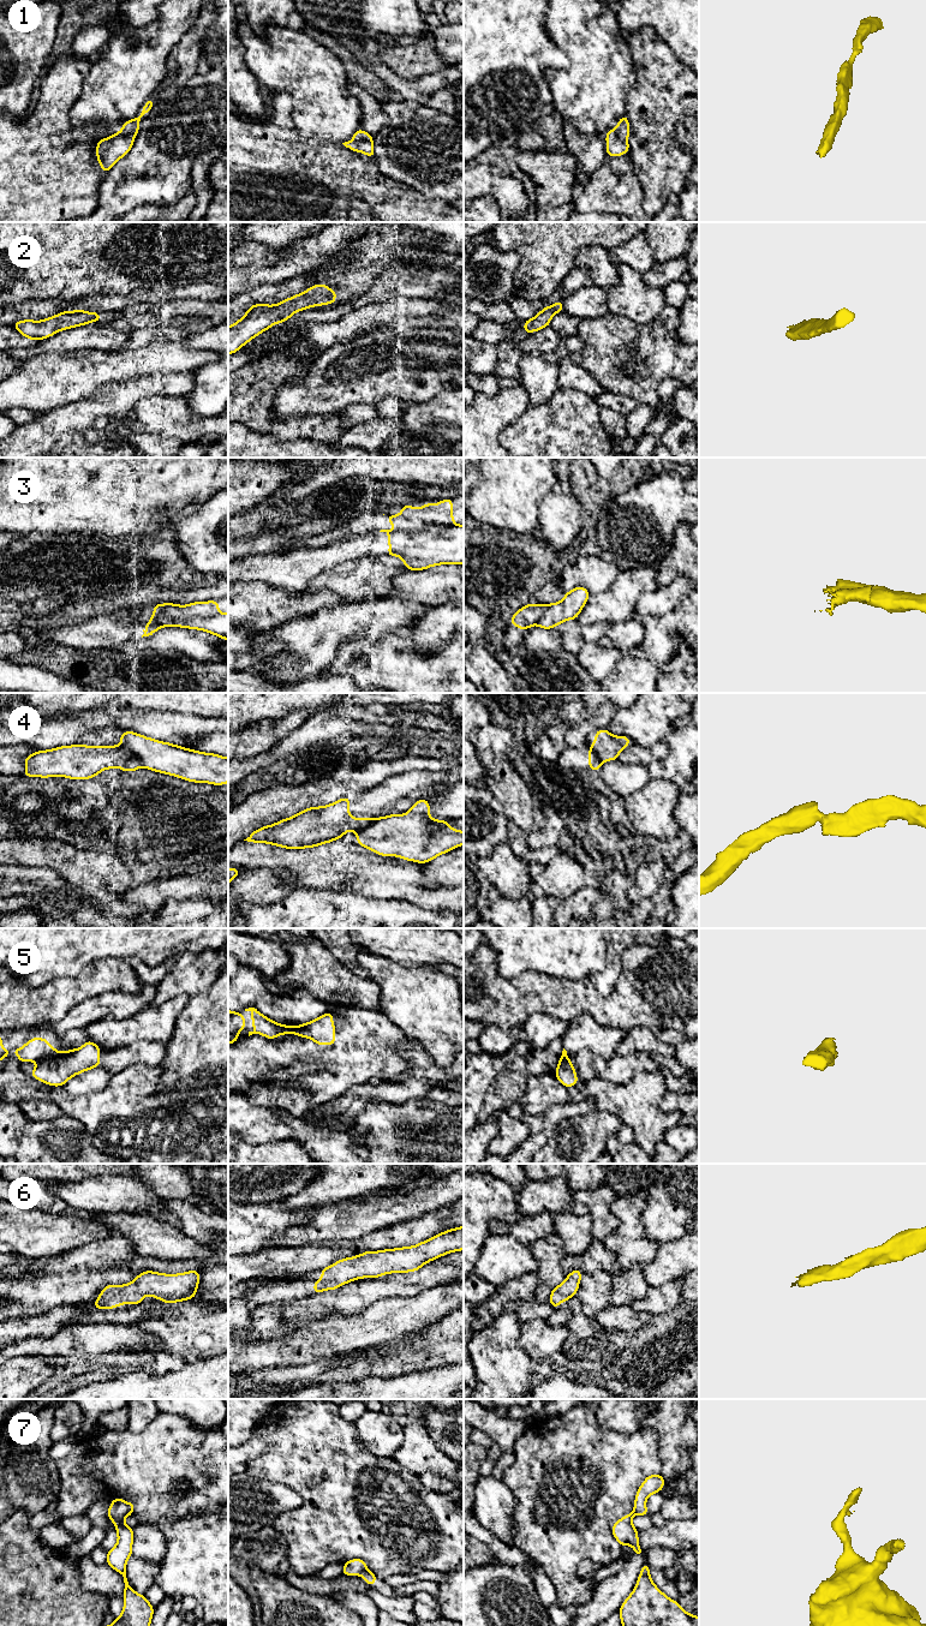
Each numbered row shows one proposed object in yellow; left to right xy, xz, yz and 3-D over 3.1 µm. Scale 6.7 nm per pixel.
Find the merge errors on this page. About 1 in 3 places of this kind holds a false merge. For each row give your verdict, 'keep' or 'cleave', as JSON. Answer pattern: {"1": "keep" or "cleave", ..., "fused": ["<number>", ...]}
{"1": "keep", "2": "keep", "3": "cleave", "4": "cleave", "5": "cleave", "6": "keep", "7": "cleave", "fused": ["3", "4", "5", "7"]}

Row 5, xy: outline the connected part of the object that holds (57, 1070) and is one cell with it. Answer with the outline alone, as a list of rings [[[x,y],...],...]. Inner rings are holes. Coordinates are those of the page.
[[[88,1040],[79,1048],[59,1052],[41,1060],[30,1075],[43,1083],[59,1087],[92,1068],[100,1068],[100,1046]]]

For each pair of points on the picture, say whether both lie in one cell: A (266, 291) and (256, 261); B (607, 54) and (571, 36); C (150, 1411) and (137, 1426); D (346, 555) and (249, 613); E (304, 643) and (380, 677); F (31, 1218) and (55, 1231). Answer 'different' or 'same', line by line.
A: different
B: same
C: same
D: different
E: different
F: same

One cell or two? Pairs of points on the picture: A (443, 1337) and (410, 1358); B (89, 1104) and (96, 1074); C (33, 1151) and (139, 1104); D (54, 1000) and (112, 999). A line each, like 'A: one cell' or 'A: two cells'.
A: one cell
B: two cells
C: two cells
D: two cells

